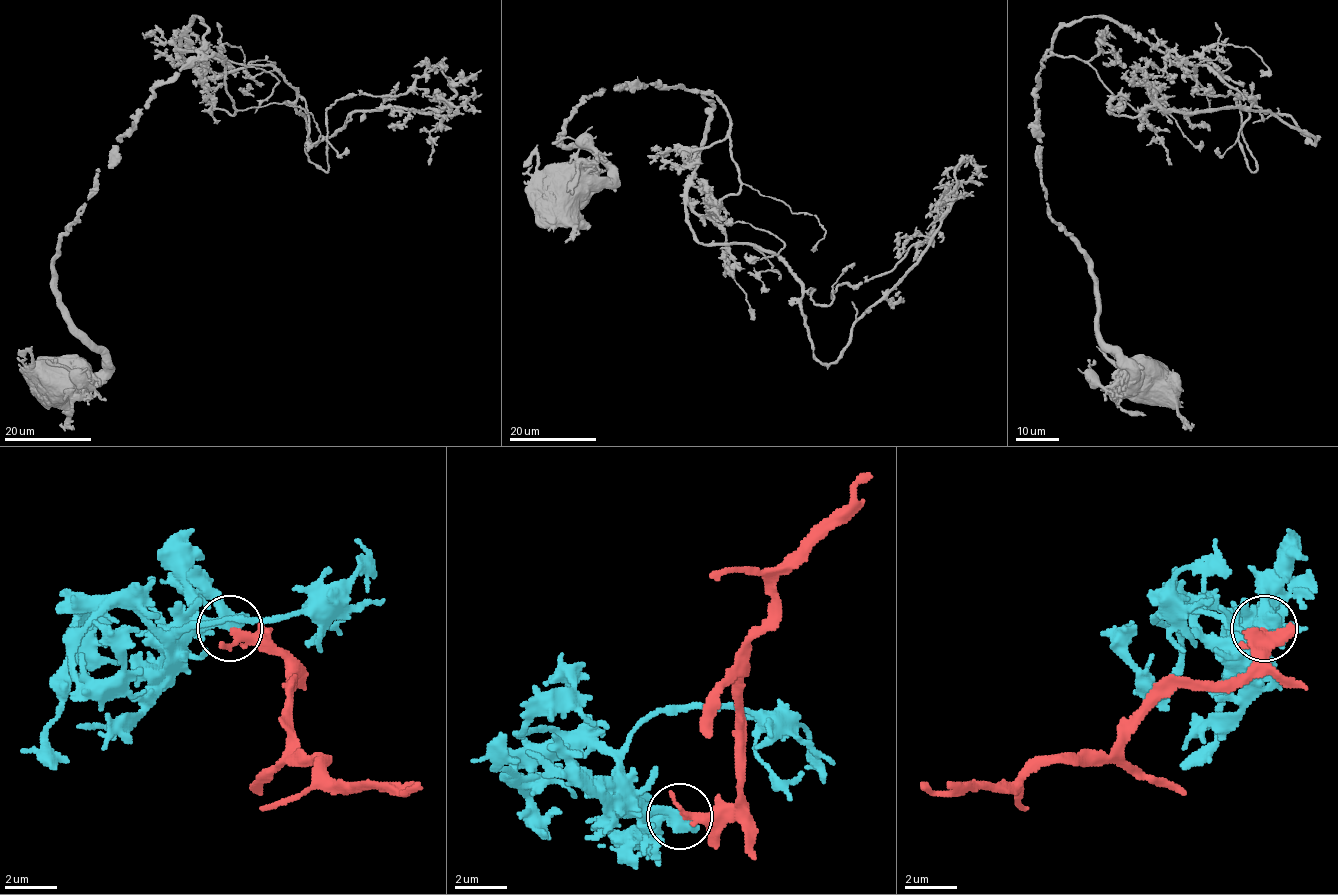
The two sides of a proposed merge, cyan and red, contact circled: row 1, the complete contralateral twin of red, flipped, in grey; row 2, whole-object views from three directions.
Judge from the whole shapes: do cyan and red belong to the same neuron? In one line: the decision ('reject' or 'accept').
accept

